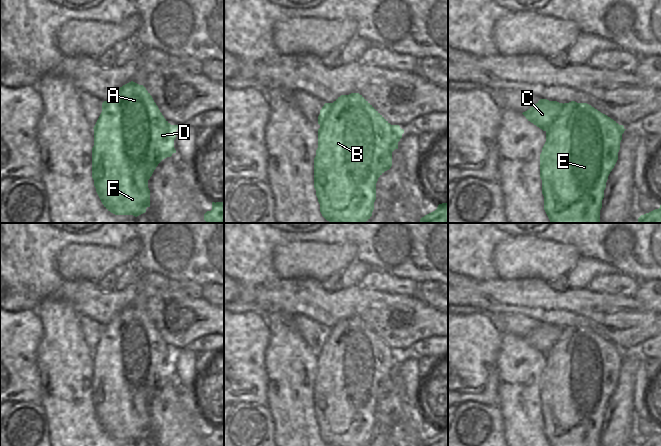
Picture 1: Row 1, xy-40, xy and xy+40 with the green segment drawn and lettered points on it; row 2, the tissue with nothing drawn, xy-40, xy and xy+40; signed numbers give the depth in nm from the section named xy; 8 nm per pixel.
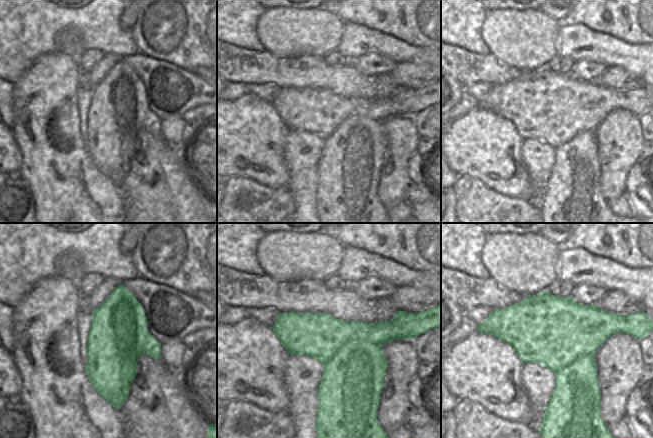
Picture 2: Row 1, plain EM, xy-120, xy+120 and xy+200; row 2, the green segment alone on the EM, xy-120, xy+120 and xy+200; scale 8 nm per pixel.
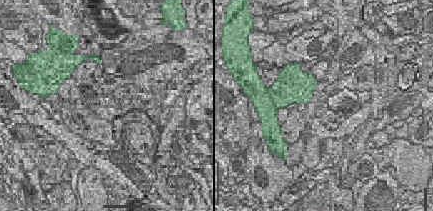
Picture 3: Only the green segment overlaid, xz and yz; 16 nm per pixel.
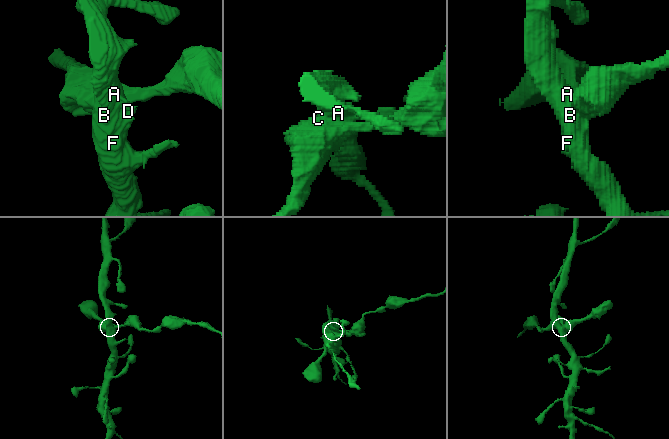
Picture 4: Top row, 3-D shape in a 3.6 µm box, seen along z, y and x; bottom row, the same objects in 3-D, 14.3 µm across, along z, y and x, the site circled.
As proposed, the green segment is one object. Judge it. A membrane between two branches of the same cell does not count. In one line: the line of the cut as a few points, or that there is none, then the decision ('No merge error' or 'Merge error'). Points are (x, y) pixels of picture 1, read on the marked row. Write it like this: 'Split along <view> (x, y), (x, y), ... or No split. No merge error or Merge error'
Split along xy+40 (563, 104), (558, 116), (545, 130). Merge error

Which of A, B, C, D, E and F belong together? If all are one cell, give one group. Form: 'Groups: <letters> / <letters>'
Groups: A B D E F / C

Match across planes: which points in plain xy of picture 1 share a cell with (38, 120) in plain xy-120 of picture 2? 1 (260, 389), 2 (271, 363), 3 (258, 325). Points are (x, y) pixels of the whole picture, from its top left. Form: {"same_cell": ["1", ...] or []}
{"same_cell": ["2"]}

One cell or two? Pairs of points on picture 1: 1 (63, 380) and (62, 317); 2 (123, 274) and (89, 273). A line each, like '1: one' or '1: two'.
1: one
2: two

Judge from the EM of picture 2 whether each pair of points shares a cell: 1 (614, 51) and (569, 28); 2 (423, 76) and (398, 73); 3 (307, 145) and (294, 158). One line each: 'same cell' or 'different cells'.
1: same cell
2: same cell
3: same cell

